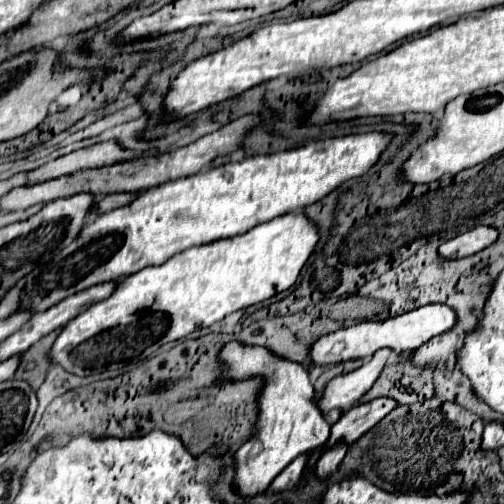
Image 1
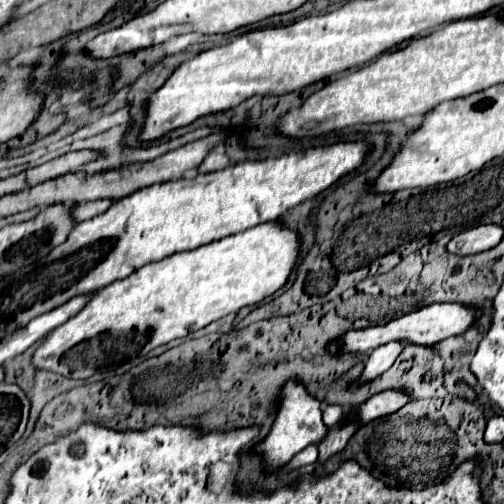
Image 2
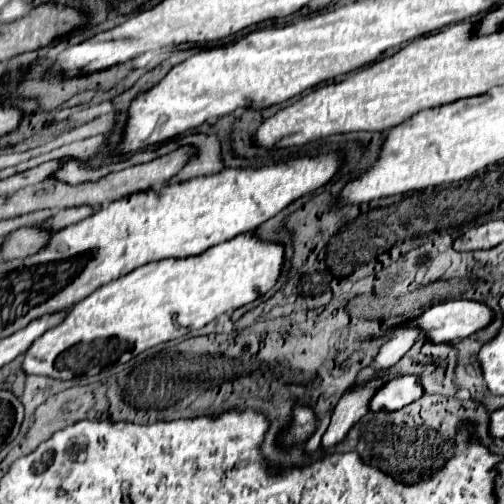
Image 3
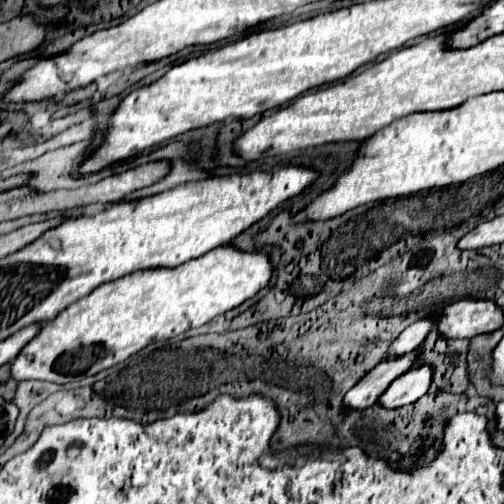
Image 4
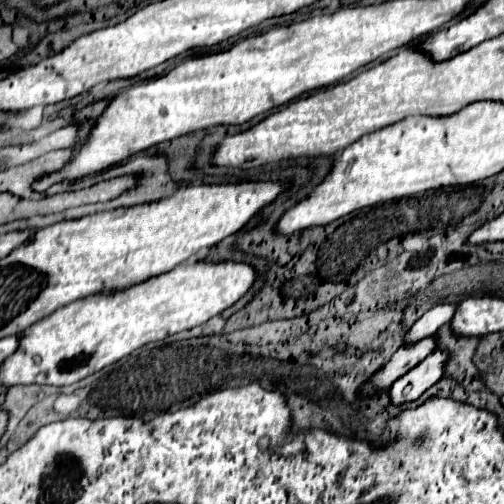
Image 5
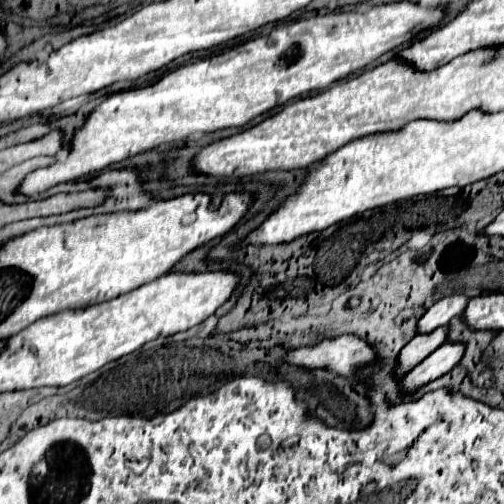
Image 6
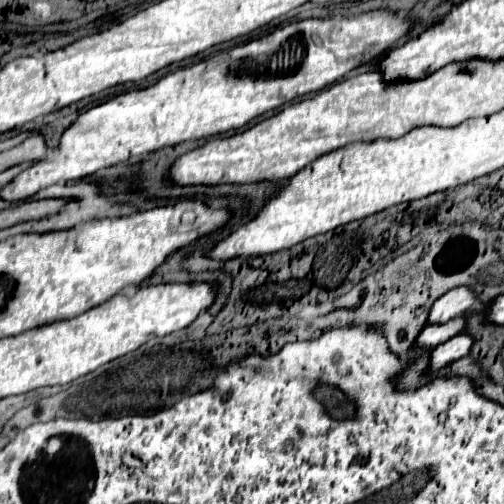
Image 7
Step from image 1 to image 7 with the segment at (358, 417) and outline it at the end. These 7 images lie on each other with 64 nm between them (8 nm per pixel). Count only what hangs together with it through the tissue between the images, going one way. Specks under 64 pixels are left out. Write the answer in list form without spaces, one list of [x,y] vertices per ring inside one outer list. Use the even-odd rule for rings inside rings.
[[[464,332],[464,334],[458,334],[458,336],[446,340],[444,344],[436,346],[432,350],[432,366],[430,366],[430,370],[436,372],[442,366],[466,356],[470,352],[470,348],[472,348],[472,342],[474,342],[474,338]]]

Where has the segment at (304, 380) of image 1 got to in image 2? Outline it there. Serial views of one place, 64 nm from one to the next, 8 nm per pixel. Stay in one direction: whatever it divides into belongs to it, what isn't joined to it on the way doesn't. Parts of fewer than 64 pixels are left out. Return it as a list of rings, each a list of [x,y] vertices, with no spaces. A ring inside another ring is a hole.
[[[288,380],[288,384],[282,390],[284,390],[284,396],[282,396],[280,412],[274,420],[274,426],[272,426],[270,434],[266,436],[266,440],[260,442],[258,448],[256,448],[258,452],[264,454],[264,460],[266,460],[266,466],[268,466],[270,472],[288,464],[292,460],[292,456],[296,456],[308,444],[318,444],[328,432],[328,428],[322,422],[320,402],[314,400],[312,396],[308,396],[304,386],[296,384],[294,380]]]

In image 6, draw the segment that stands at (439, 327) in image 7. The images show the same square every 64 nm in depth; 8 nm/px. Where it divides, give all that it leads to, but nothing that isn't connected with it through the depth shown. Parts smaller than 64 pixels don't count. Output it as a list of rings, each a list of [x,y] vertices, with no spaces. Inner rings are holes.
[[[440,326],[432,332],[426,332],[426,334],[416,334],[400,352],[400,358],[398,358],[398,370],[396,374],[406,374],[412,366],[420,364],[428,354],[432,354],[440,344],[444,344],[448,340],[448,332],[450,332],[450,326]]]

